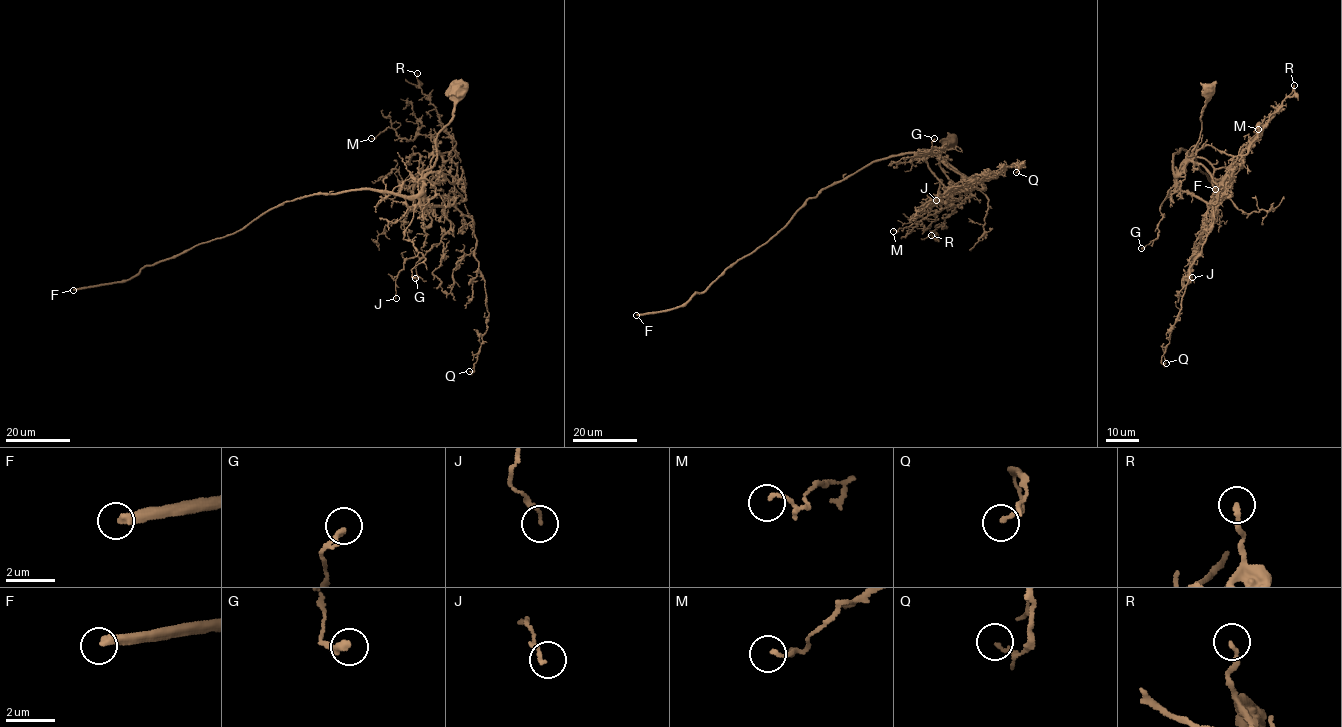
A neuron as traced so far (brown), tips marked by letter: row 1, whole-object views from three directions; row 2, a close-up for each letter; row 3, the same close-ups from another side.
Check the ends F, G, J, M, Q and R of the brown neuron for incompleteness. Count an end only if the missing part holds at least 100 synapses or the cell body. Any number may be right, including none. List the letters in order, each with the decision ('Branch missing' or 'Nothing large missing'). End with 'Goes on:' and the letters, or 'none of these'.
F: Branch missing
G: Nothing large missing
J: Nothing large missing
M: Nothing large missing
Q: Nothing large missing
R: Nothing large missing
Goes on: F

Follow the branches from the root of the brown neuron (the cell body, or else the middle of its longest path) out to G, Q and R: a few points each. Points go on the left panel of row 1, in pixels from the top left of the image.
G: (460, 87), (403, 238), (424, 258), (415, 278)
Q: (460, 87), (422, 174), (437, 171), (454, 185), (454, 205), (472, 220), (488, 313), (469, 371)
R: (460, 87), (453, 119), (436, 139), (434, 164), (423, 174), (433, 151), (450, 151), (456, 143), (417, 73)

